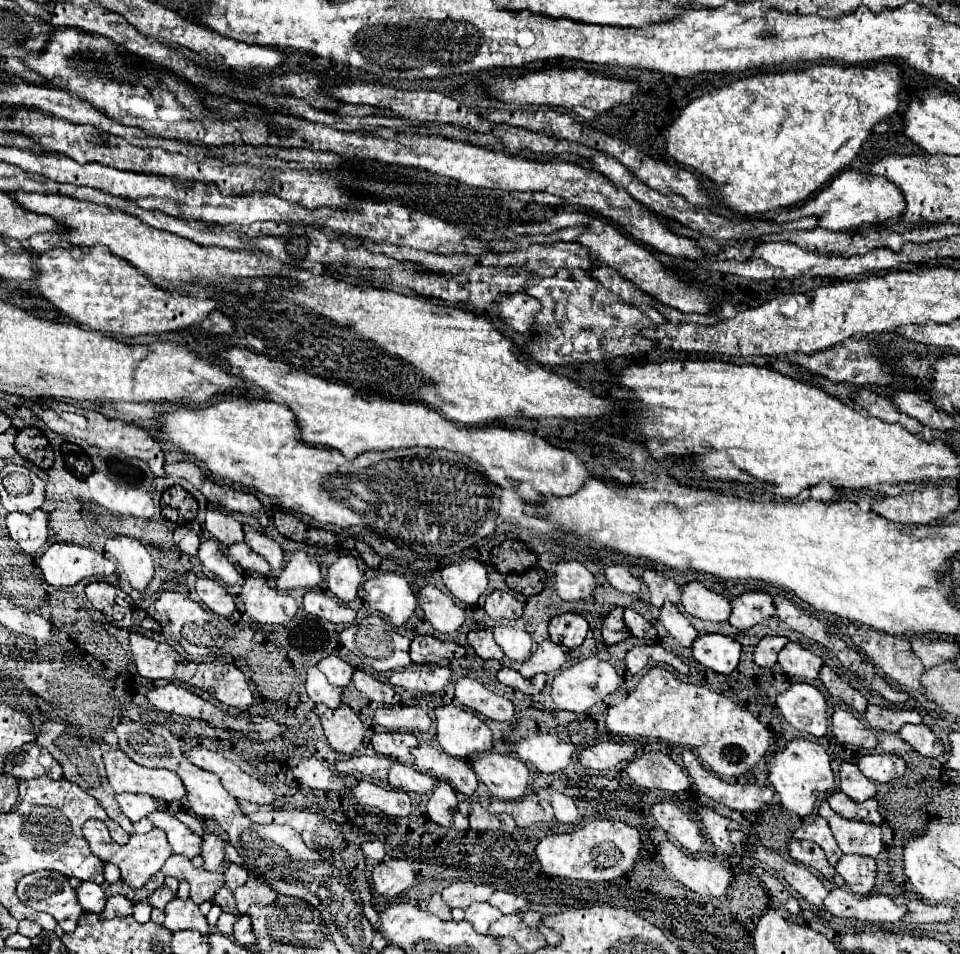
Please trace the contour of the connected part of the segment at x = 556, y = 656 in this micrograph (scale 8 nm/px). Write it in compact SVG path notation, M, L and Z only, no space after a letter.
M543 640L535 648L535 652L531 654L531 658L521 664L519 672L525 678L533 678L539 672L545 672L545 674L559 672L563 668L565 660L567 660L567 654L565 654L563 646L559 646L559 644L551 642L551 640Z

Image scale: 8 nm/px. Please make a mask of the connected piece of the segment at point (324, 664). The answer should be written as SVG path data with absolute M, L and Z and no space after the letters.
M327 656L327 658L321 660L317 666L319 666L319 670L327 676L327 680L329 680L333 686L347 686L347 684L353 680L355 668L349 666L347 662L343 662L343 660L337 658L337 656Z

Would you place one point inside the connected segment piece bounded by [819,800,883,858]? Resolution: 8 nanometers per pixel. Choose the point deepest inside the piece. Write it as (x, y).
(853, 837)

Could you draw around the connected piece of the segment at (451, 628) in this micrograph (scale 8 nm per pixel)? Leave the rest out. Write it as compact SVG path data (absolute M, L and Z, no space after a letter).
M425 586L419 592L419 604L425 612L425 618L437 632L453 634L465 622L465 610L435 586Z

